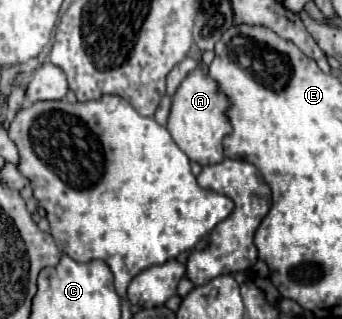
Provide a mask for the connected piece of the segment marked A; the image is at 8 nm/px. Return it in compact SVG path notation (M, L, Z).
M204 68L192 70L176 90L172 98L172 110L168 118L168 132L172 134L174 142L186 152L186 156L192 162L198 162L202 166L206 164L218 164L224 160L224 148L222 140L232 132L232 124L228 118L230 110L228 96L220 90L216 80L208 76Z

